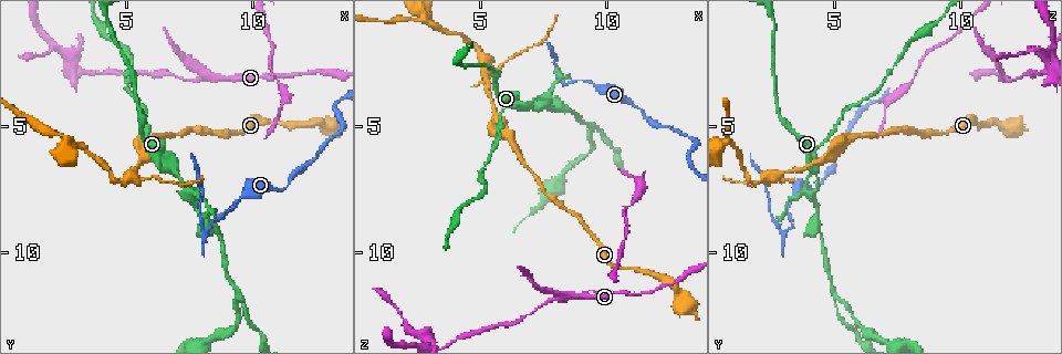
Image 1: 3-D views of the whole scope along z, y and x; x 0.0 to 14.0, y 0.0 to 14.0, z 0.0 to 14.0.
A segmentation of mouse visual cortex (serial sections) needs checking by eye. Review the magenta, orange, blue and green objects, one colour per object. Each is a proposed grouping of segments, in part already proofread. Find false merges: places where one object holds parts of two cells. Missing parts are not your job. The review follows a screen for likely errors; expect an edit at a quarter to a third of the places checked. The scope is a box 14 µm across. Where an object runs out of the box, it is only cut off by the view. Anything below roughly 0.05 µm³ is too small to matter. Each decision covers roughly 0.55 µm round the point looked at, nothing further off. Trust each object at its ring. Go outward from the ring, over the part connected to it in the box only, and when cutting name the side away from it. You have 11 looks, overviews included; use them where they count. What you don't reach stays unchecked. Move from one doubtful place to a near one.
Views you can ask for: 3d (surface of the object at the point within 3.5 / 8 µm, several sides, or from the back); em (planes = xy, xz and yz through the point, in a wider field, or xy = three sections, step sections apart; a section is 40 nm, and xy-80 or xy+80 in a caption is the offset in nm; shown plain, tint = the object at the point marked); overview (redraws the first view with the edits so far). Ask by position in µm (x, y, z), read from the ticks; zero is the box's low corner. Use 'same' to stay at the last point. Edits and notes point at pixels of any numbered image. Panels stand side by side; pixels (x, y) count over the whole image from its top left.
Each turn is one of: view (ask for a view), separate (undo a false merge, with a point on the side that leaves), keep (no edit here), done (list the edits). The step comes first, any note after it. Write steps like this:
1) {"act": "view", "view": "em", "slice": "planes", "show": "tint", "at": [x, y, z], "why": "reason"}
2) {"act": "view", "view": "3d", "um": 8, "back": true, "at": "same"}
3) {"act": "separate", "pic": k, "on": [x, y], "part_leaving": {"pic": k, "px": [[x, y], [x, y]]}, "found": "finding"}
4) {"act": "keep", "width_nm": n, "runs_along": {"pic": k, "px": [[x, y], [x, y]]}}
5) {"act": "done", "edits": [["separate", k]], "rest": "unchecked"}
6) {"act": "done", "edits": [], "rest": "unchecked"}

{"act": "view", "view": "3d", "um": 8, "at": [8.1, 3.1, 11.8]}

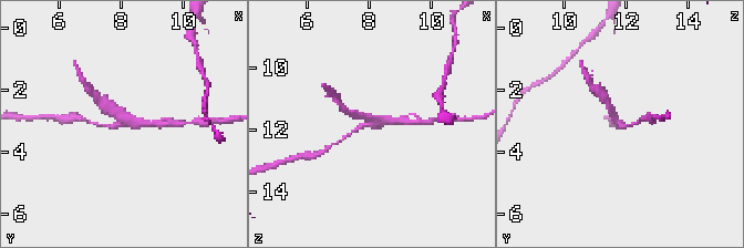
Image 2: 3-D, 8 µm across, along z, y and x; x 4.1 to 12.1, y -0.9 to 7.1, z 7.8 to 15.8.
{"act": "view", "view": "3d", "um": 3.5, "at": [8.1, 3.1, 11.7], "why": "zoom in"}

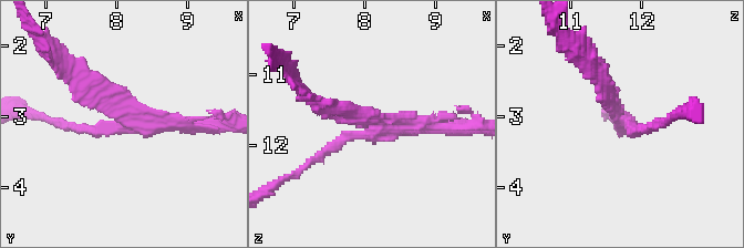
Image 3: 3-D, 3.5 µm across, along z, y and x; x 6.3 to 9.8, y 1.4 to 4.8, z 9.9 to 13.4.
{"act": "view", "view": "em", "slice": "xy", "step": 3, "show": "tint", "at": [8.20, 3.10, 11.75], "arms": 3, "arm_widths_nm": [150, 200, 200]}

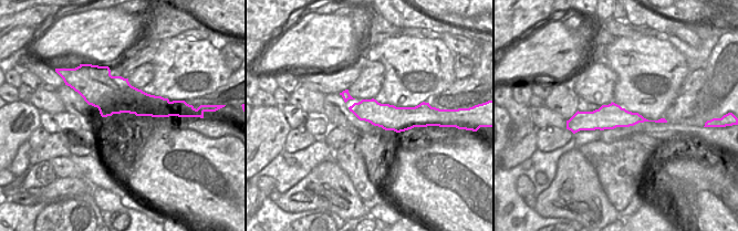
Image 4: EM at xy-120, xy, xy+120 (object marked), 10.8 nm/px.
{"act": "separate", "pic": 3, "on": [370, 113], "found": "a second cell is stuck on"}

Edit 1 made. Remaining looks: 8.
{"act": "view", "view": "em", "slice": "planes", "show": "tint", "at": [5.2, 6.9, 2.8], "why": "three-way junction"}

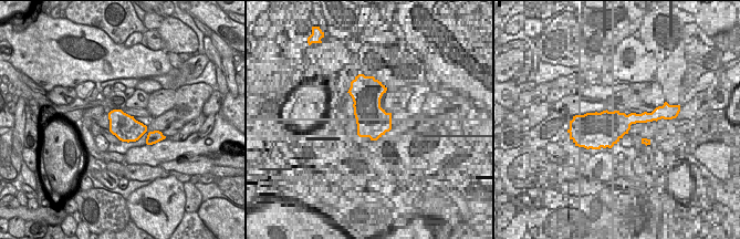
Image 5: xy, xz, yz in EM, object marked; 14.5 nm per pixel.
{"act": "view", "view": "3d", "um": 3.5, "at": "same", "why": "see where the arms go"}

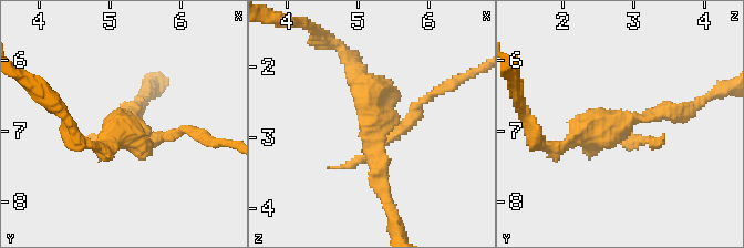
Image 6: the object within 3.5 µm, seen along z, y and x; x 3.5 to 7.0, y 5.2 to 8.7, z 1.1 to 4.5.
{"act": "keep", "runs_along": {"pic": 6, "px": [[382, 185], [369, 89], [349, 60]]}, "found": "continuous, no second cell"}

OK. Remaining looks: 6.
{"act": "view", "view": "3d", "um": 8, "at": [8.1, 9.3, 2.9], "why": "abrupt turn"}

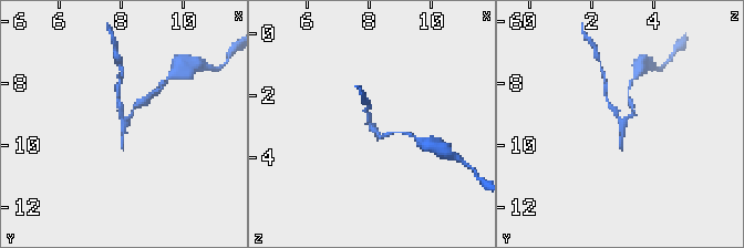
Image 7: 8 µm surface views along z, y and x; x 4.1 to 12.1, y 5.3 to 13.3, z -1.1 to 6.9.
{"act": "view", "view": "em", "slice": "xy", "step": 3, "show": "tint", "at": [8.1, 9.2, 2.9], "why": "shape alone is not enough"}

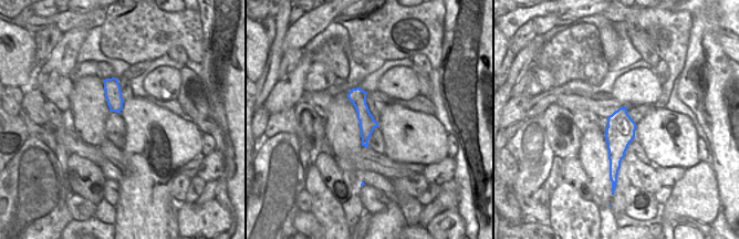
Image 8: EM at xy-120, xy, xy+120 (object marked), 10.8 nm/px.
{"act": "separate", "pic": 7, "on": [120, 105], "found": "two cells meet here"}

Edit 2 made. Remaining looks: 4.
{"act": "view", "view": "overview"}

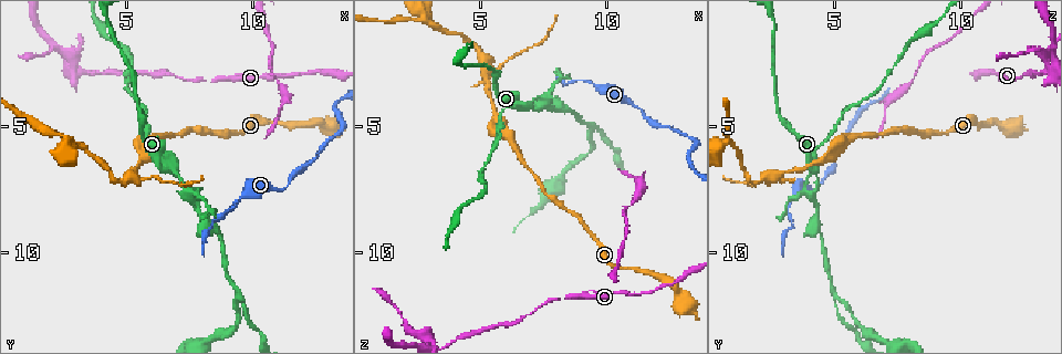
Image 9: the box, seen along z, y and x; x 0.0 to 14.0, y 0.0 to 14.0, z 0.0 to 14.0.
{"act": "view", "view": "3d", "um": 3.5, "at": [7.3, 7.4, 3.8], "why": "two arms in line, one across"}

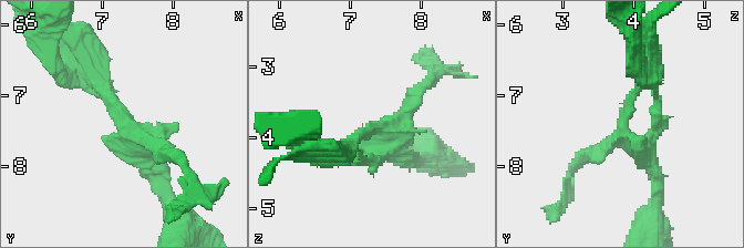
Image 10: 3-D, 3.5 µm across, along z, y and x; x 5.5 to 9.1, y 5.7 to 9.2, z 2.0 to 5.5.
{"act": "view", "view": "em", "slice": "xy", "step": 5, "show": "tint", "at": [7.30, 7.35, 3.85]}

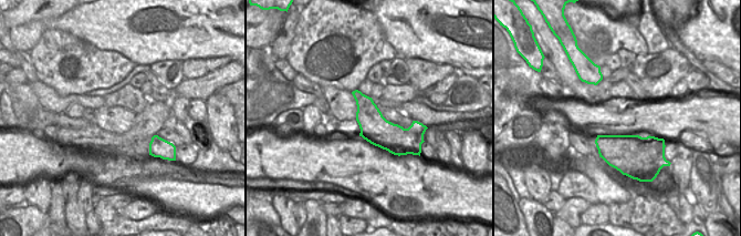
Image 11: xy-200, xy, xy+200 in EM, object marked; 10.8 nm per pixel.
{"act": "view", "view": "em", "slice": "xy", "step": 1, "show": "tint", "at": "same"}

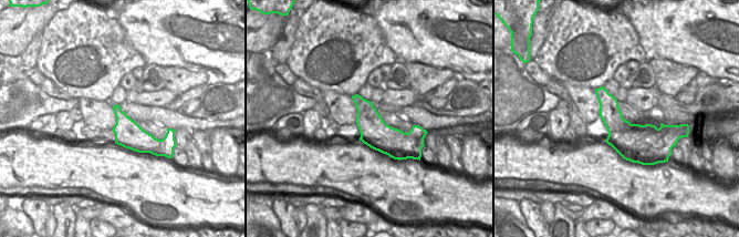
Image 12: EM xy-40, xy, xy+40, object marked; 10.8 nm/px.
{"act": "separate", "pic": 10, "on": [173, 155], "width_nm": 320, "part_leaving": {"pic": 10, "px": [[74, 63], [94, 73], [132, 138]]}, "found": "two cells meet here"}

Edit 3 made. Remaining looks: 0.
{"act": "done", "edits": [["separate", 3], ["separate", 7], ["separate", 10]], "rest": "unchecked"}

